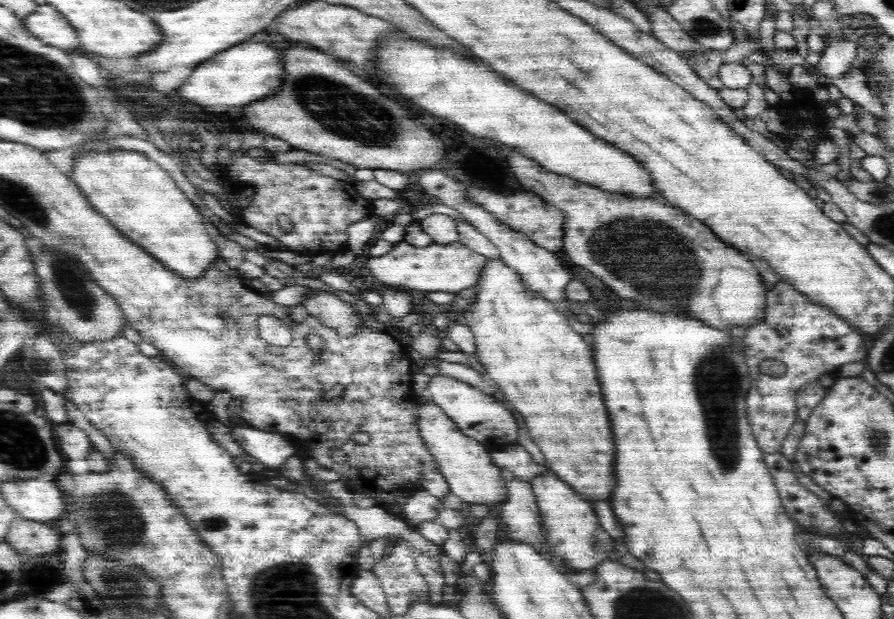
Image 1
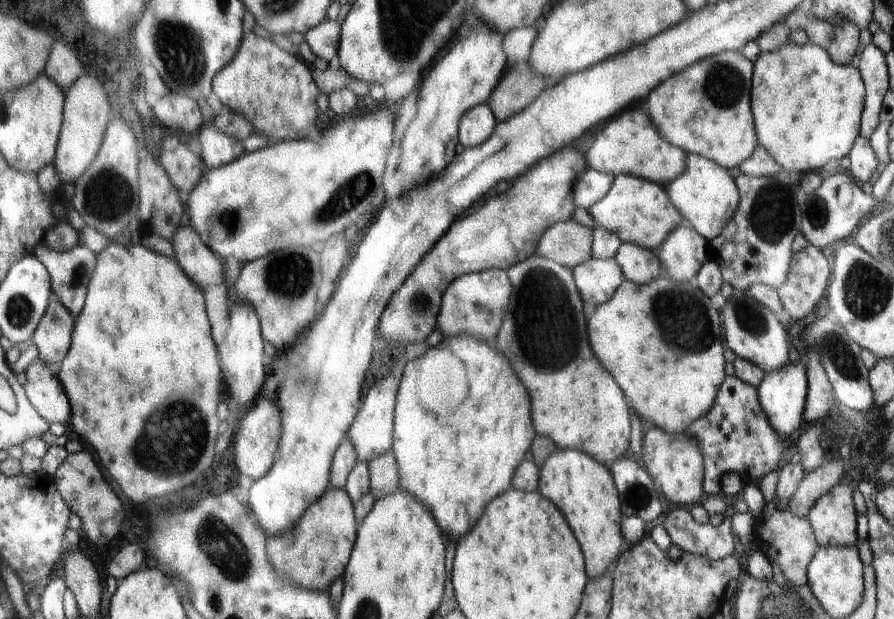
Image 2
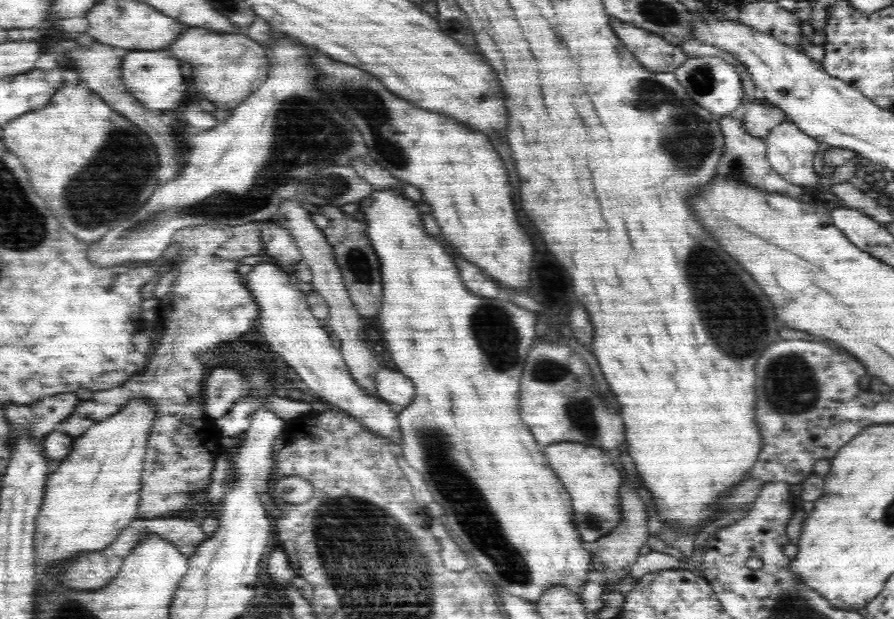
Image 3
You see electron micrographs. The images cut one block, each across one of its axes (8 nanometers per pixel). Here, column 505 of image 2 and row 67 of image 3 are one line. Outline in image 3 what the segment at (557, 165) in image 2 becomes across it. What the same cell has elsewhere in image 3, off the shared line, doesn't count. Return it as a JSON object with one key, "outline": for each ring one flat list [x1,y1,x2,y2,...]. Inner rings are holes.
{"outline":[[192,28,188,36,180,36,168,50,178,60,192,64,194,84,198,92,204,94,204,98,210,100,215,108,236,108,240,101,246,100,266,80,271,67,264,46,242,32,218,34,206,32,202,28]]}

